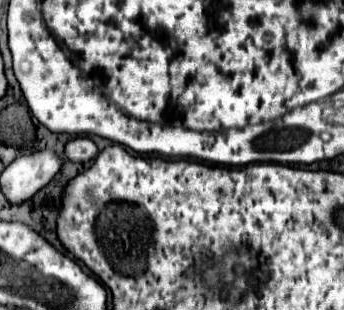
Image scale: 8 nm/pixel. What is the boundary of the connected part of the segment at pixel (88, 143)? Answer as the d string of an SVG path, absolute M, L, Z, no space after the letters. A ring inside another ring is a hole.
M78 136L68 140L64 146L64 158L70 162L88 162L98 154L96 144L88 136Z

